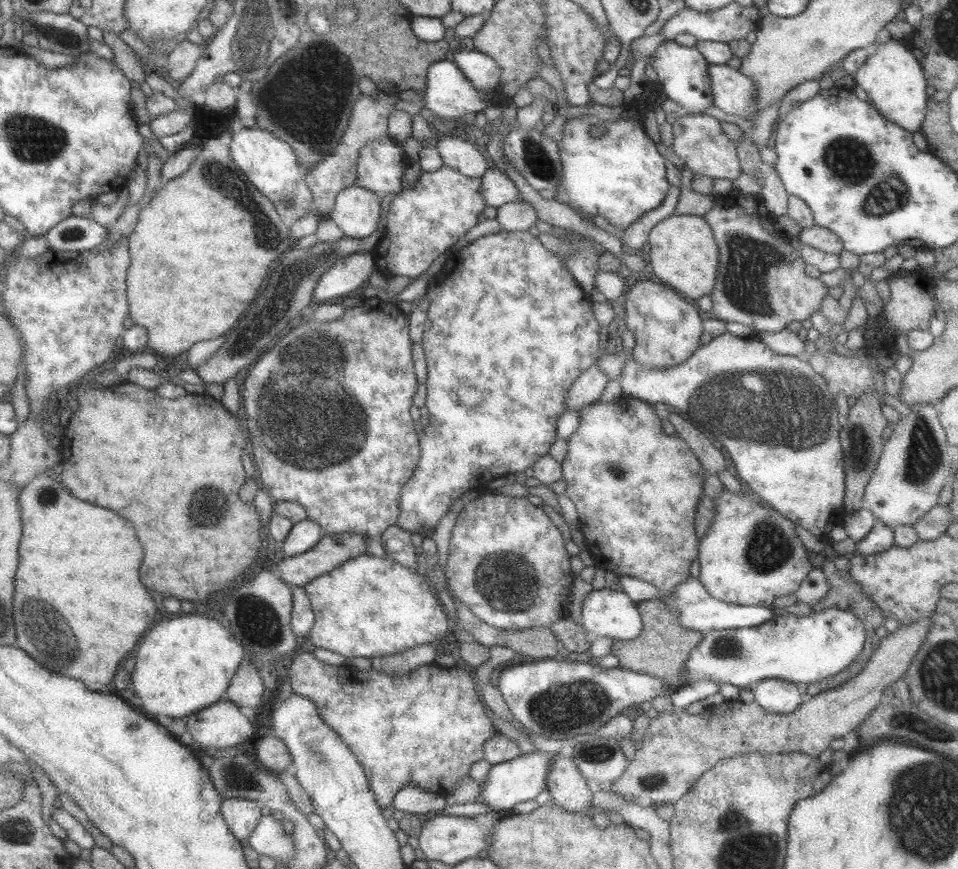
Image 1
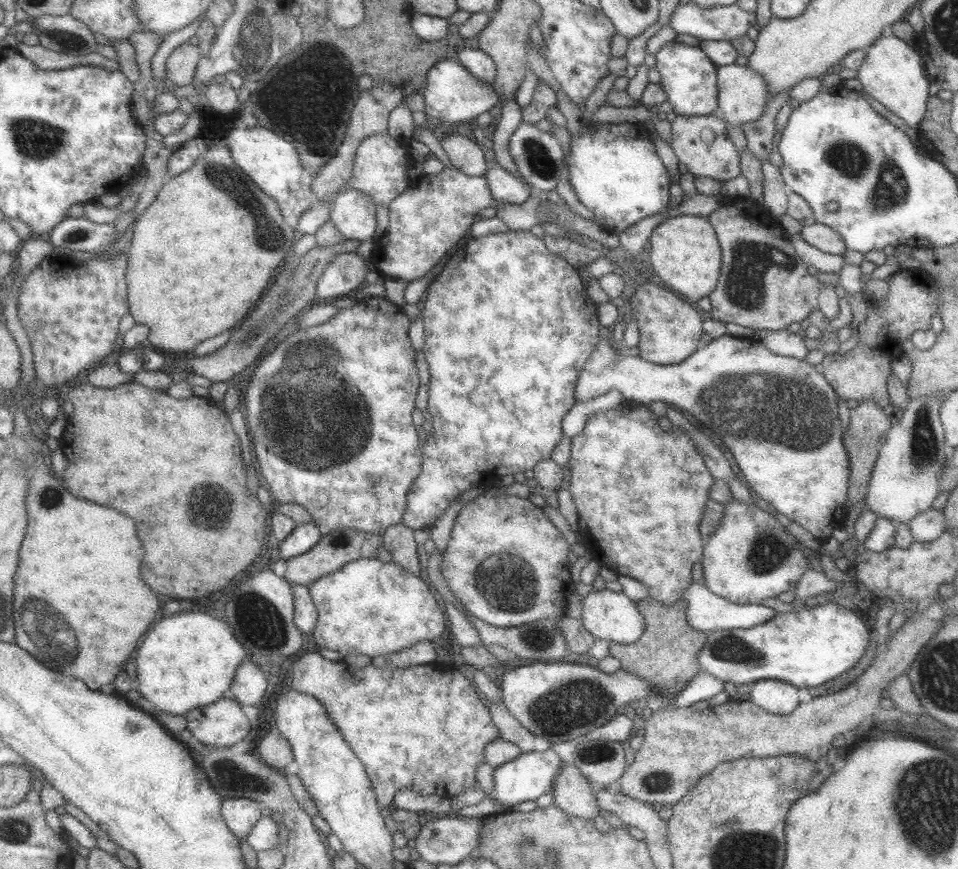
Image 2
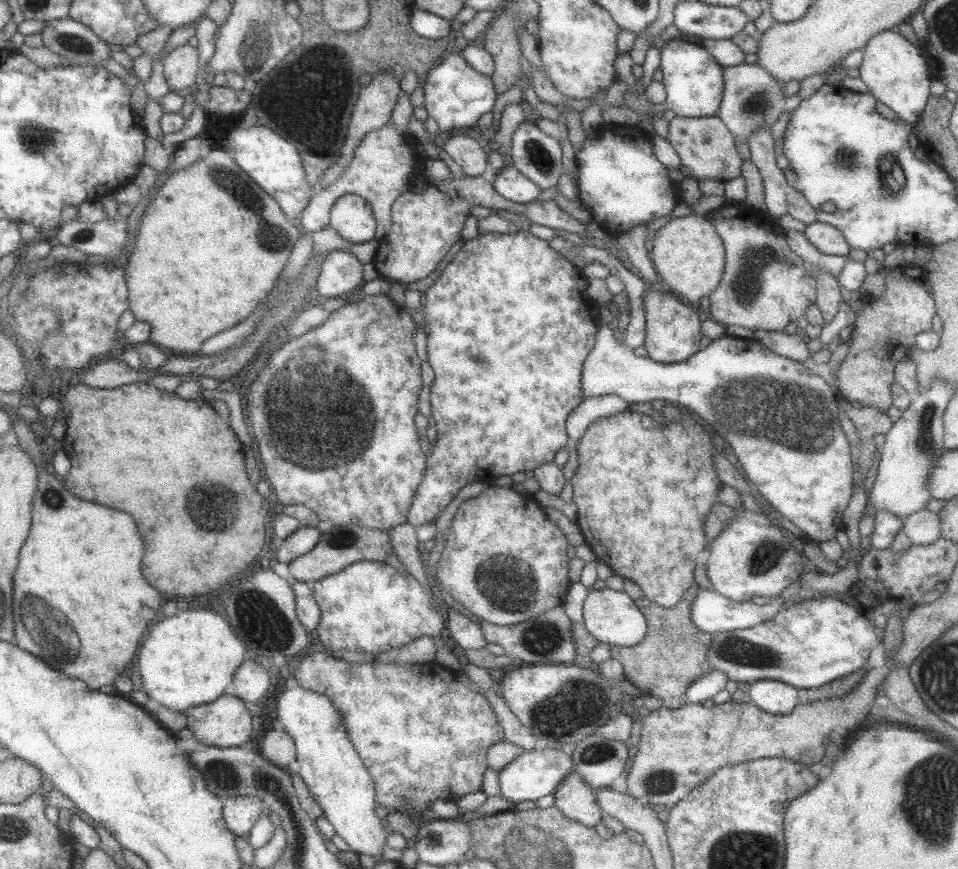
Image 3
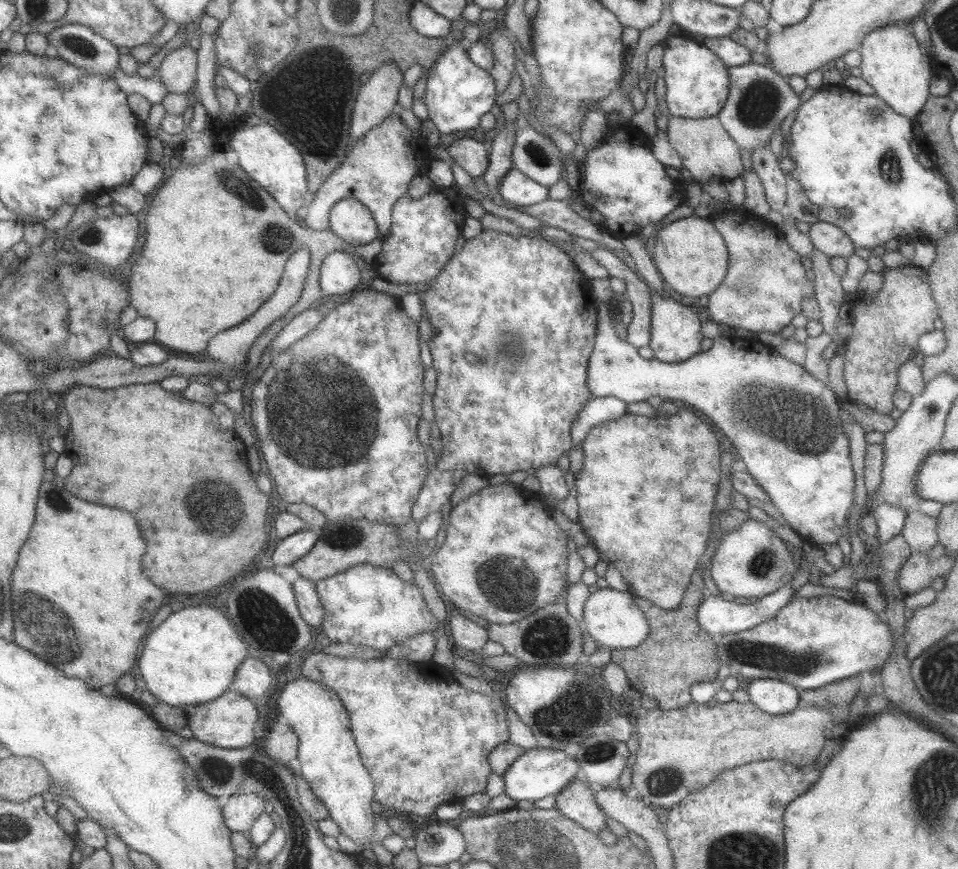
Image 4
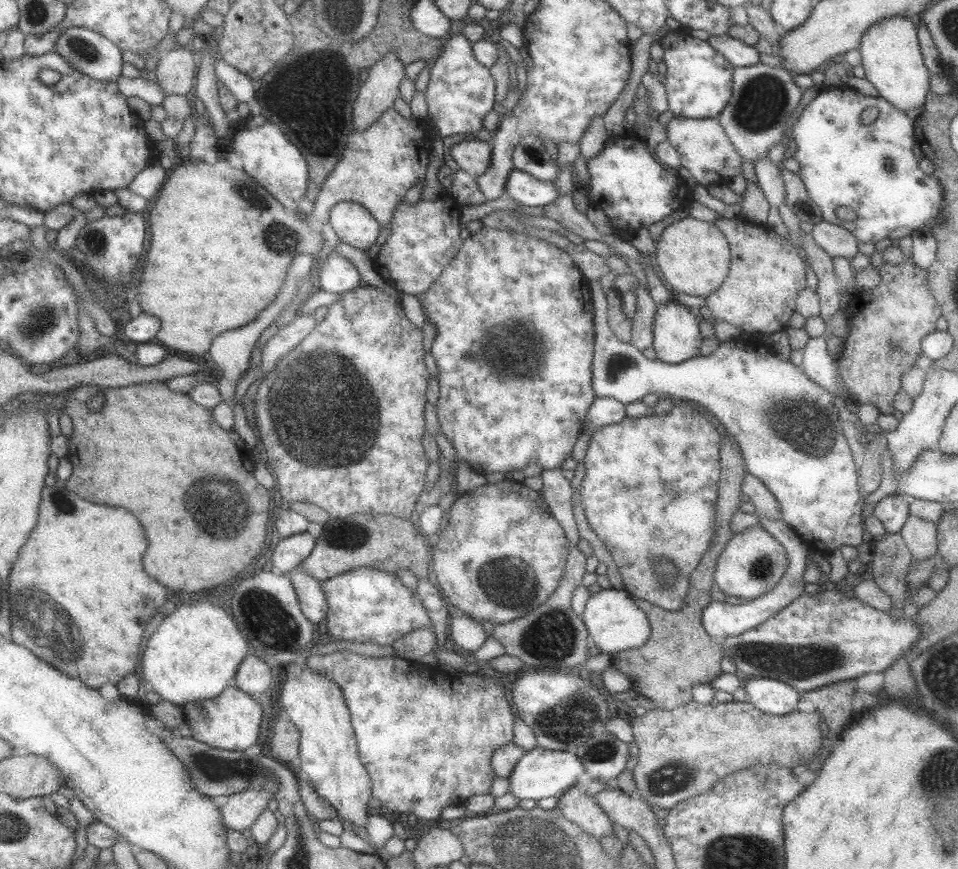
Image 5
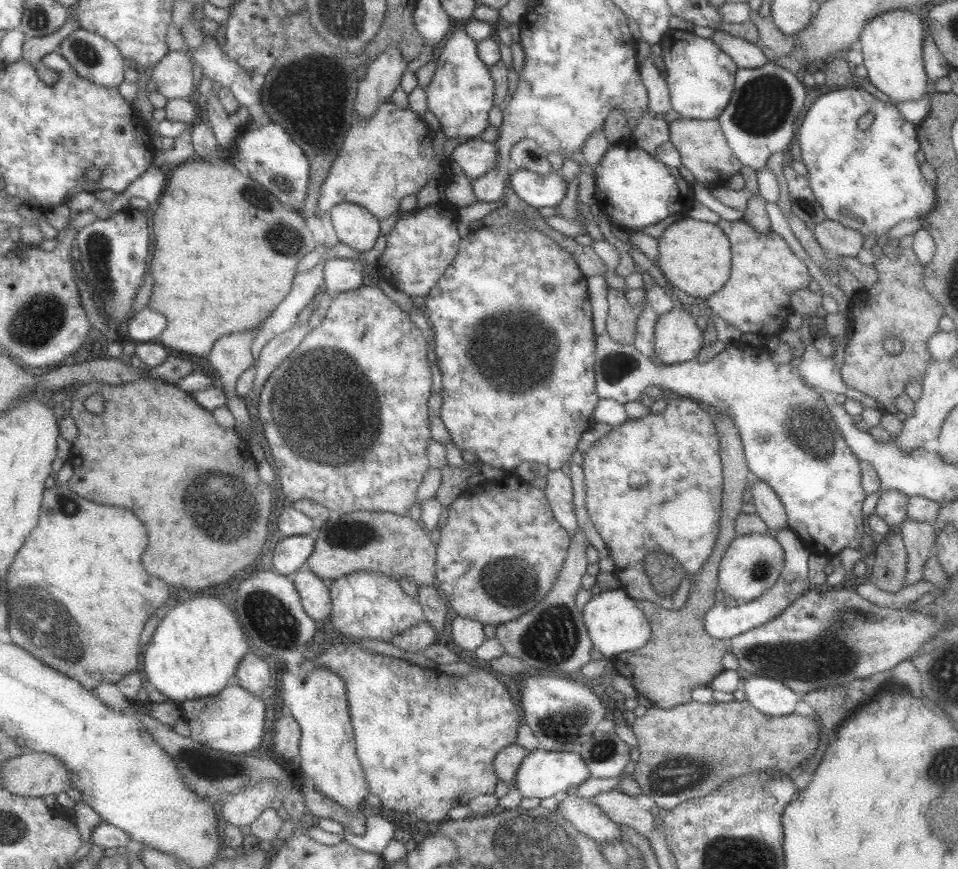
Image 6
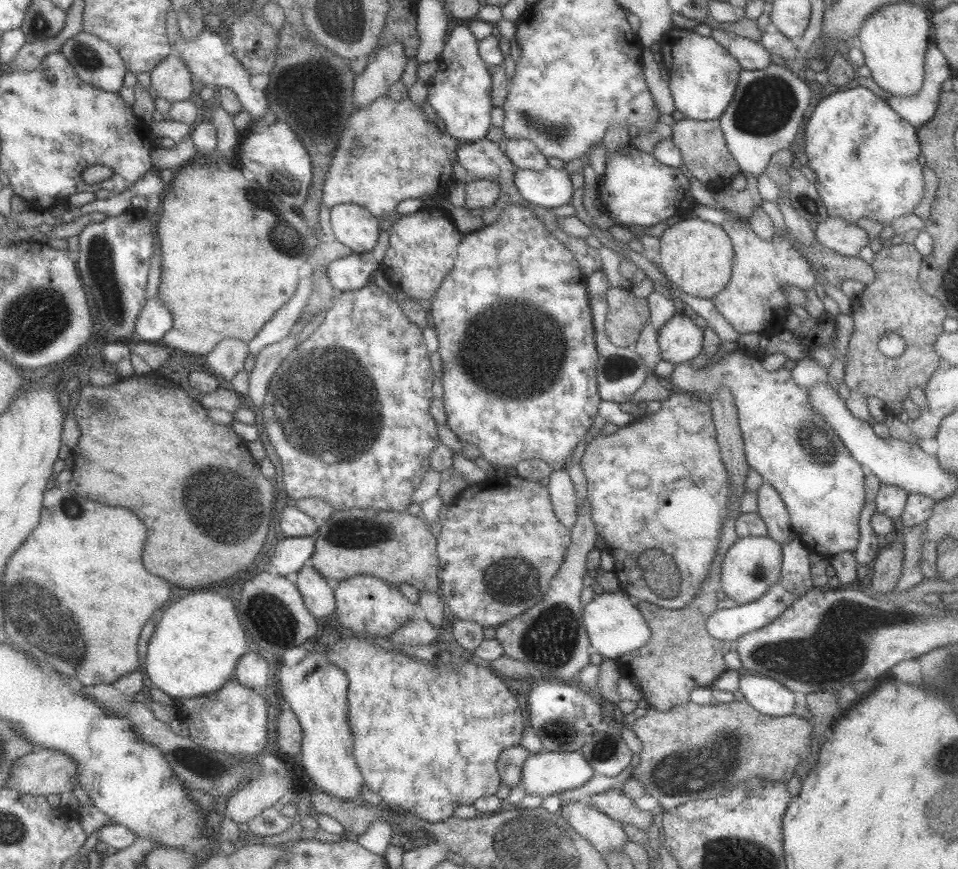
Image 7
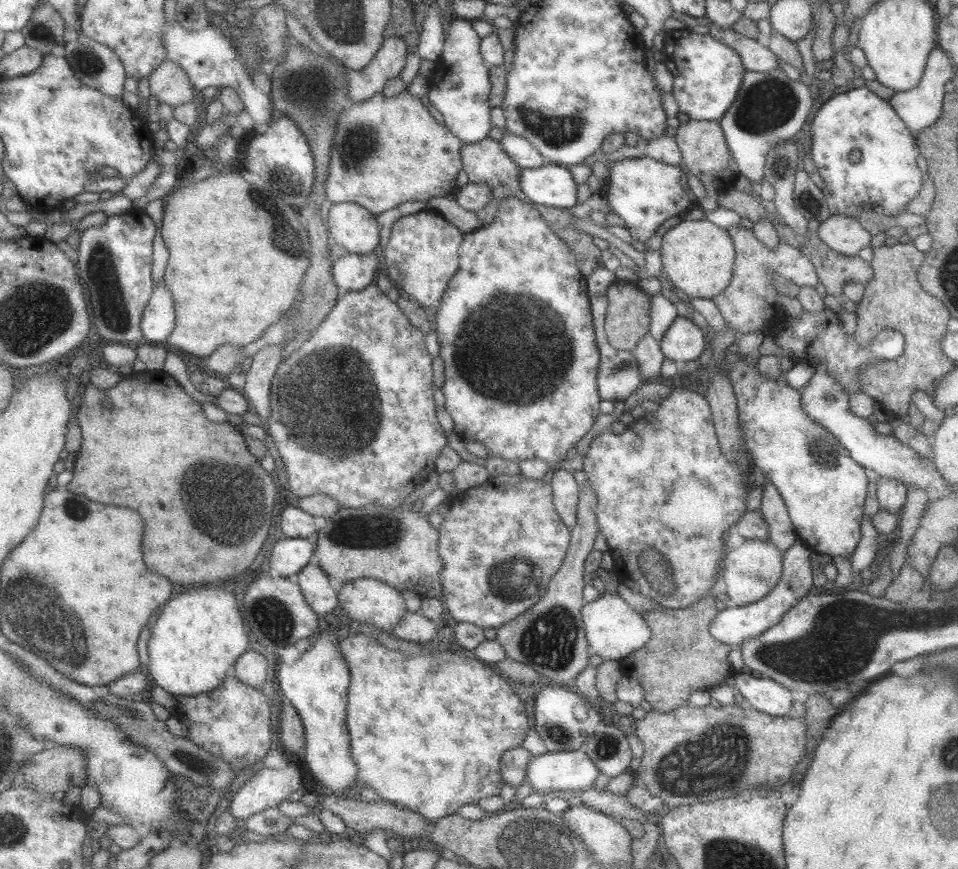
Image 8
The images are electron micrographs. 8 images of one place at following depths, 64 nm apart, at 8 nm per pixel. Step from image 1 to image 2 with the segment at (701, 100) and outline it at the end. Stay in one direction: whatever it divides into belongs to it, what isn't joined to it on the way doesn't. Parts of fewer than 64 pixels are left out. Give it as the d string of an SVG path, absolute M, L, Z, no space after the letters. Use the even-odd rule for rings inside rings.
M678 43L665 44L655 54L656 68L662 79L659 84L672 104L676 115L713 115L718 112L718 75L716 65L700 47Z

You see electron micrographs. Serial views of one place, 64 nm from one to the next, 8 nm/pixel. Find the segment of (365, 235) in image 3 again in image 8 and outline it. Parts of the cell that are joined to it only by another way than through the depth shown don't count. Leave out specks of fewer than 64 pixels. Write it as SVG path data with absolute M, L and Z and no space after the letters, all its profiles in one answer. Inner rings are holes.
M344 202L333 205L328 215L334 241L343 244L349 253L374 253L384 240L379 217L367 207Z

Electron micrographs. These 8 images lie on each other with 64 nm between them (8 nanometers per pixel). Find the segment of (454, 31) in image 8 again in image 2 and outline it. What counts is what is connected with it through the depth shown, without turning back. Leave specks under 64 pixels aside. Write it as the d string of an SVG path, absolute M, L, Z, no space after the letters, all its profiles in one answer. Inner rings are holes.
M446 59L440 62L429 74L429 82L425 91L426 112L446 124L465 124L468 120L476 120L480 114L489 112L494 106L502 103L503 96L495 88L495 84L486 83L472 75L472 71L464 66L460 60Z

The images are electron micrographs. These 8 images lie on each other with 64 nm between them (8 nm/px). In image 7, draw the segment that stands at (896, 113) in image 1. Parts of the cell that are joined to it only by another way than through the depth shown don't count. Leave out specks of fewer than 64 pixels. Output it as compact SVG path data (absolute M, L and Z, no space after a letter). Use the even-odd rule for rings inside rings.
M913 2L887 4L872 13L857 34L872 79L882 90L898 97L920 93L925 76L925 52L932 42L930 11Z

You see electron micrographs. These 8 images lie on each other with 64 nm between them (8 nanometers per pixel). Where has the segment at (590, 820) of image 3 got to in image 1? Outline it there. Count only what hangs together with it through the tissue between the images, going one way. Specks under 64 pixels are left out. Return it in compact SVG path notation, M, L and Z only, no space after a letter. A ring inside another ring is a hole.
M556 754L548 784L552 802L566 810L586 814L586 810L593 807L593 794L588 787L588 780L573 756L567 758Z

